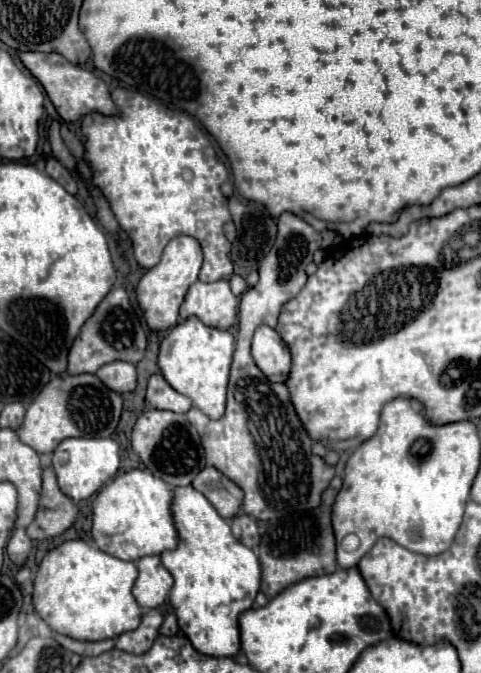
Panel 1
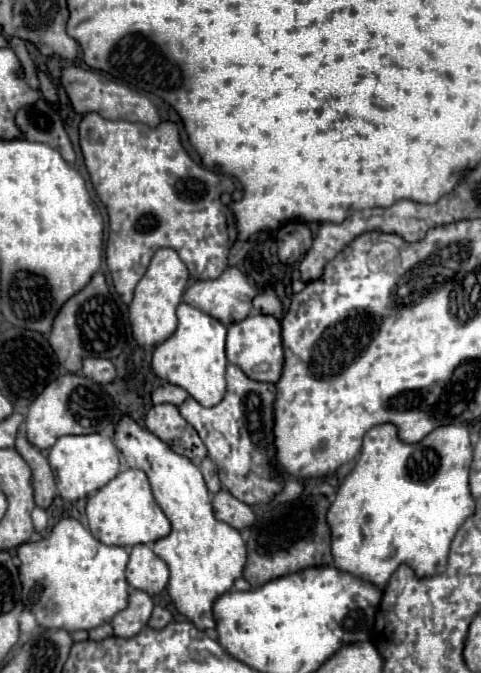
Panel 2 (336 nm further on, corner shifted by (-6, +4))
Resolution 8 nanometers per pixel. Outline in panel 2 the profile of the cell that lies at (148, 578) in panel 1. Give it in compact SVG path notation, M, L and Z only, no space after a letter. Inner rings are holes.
M138 544L132 548L126 566L126 580L130 586L156 596L166 588L168 576L168 566L152 552L150 546Z

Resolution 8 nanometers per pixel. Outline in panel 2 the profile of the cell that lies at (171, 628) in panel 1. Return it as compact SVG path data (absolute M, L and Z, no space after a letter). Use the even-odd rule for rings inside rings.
M156 606L154 612L152 612L152 616L150 616L150 620L148 620L148 626L150 628L164 628L170 620L172 620L172 614L166 608Z

